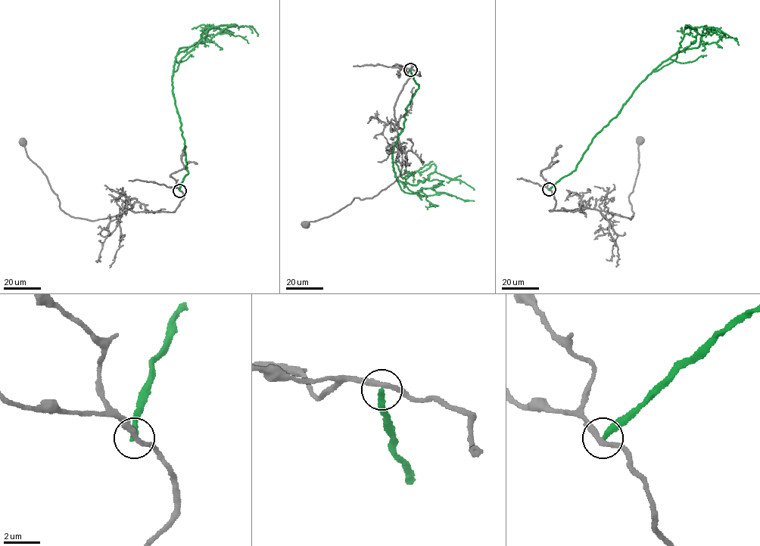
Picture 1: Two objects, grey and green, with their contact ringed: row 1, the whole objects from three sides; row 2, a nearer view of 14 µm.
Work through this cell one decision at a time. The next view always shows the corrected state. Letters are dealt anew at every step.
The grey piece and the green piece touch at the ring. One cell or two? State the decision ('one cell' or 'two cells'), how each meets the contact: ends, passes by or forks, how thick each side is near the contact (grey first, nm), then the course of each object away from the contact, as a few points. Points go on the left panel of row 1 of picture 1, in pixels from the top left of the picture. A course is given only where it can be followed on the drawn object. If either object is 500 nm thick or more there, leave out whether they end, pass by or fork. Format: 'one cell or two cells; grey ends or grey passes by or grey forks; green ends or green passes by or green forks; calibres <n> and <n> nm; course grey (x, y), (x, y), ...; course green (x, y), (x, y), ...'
two cells; grey passes by; green ends; calibres 280 and 320 nm; course grey (179, 190), (183, 199), (175, 211), (126, 209), (96, 220), (73, 217), (60, 208), (23, 141); course green (179, 190), (188, 172), (172, 91), (178, 51), (205, 38), (211, 26), (241, 36), (248, 43)

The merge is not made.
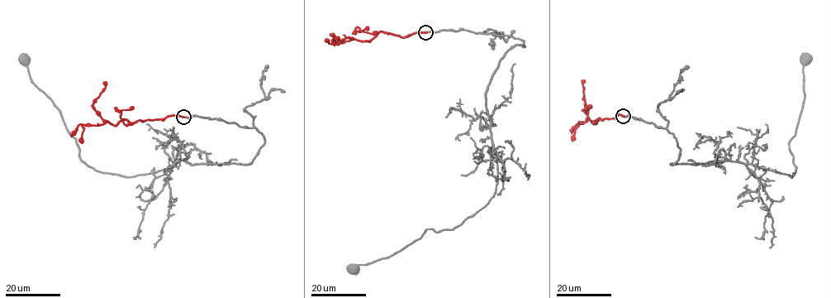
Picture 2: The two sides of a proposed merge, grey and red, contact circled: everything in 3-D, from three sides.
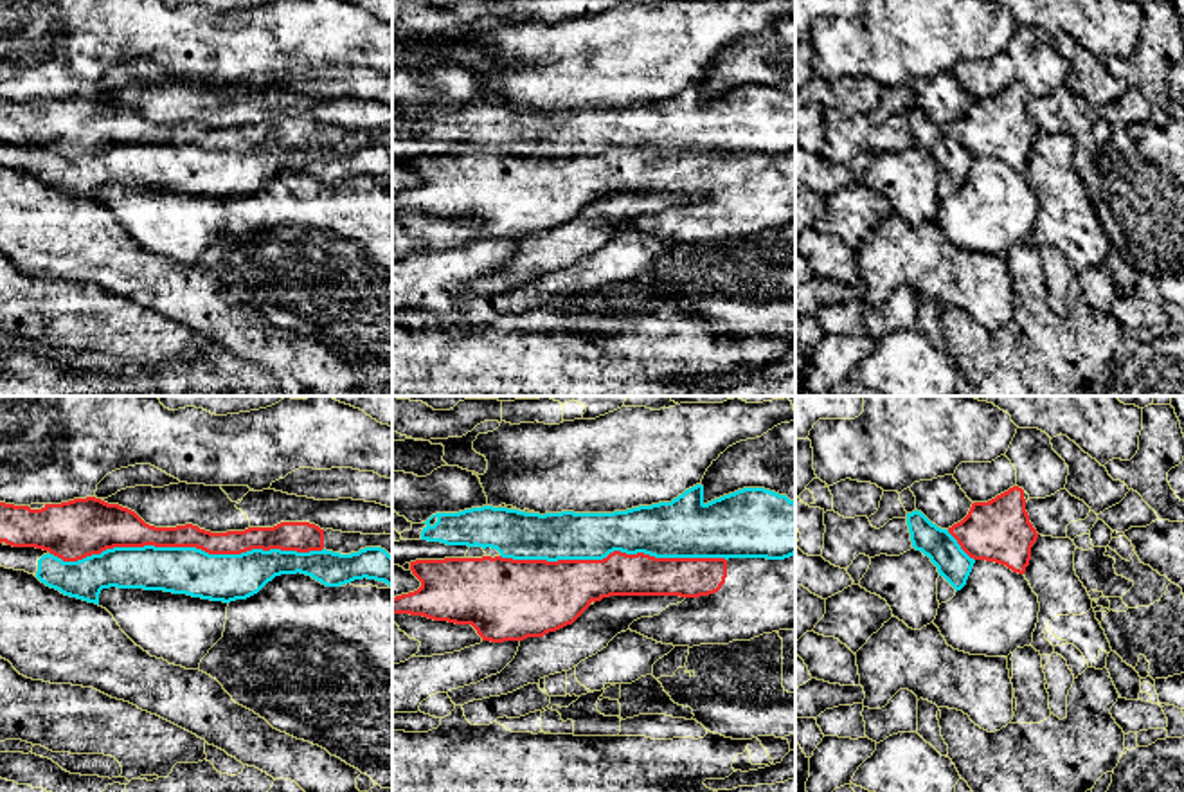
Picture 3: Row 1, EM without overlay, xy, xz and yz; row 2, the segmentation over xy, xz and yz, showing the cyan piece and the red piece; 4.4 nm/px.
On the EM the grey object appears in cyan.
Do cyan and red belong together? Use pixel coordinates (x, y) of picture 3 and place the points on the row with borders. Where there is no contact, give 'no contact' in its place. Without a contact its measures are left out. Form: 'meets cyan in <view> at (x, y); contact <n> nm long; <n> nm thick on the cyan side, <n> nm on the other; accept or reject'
meets cyan in xy at (186, 548); contact 1200 nm long; 220 nm thick on the cyan side, 140 nm on the other; reject

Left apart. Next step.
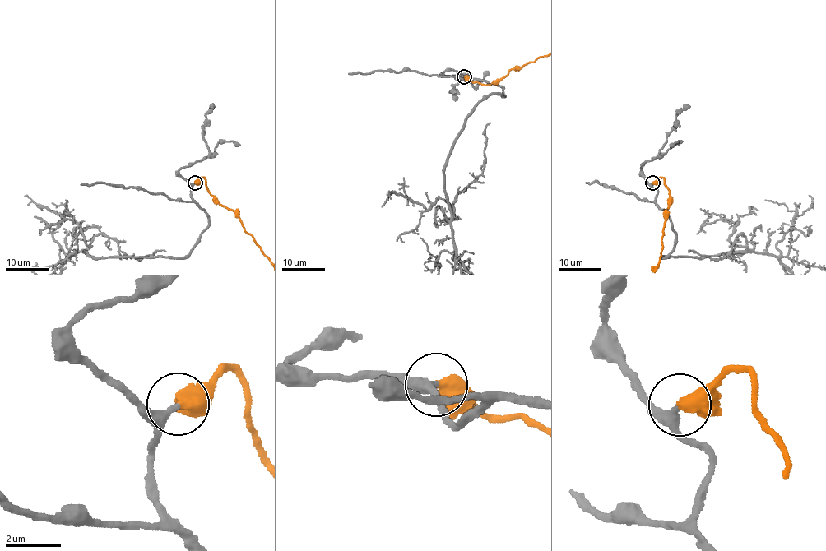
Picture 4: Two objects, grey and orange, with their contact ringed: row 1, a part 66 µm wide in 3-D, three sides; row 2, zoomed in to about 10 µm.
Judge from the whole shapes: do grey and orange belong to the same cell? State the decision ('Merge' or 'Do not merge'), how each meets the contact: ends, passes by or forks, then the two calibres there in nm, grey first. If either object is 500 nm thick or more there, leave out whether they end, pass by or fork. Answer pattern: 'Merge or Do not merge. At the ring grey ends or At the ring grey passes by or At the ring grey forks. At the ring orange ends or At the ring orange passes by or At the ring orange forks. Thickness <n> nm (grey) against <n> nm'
Merge. Thickness 200 nm (grey) against 550 nm

